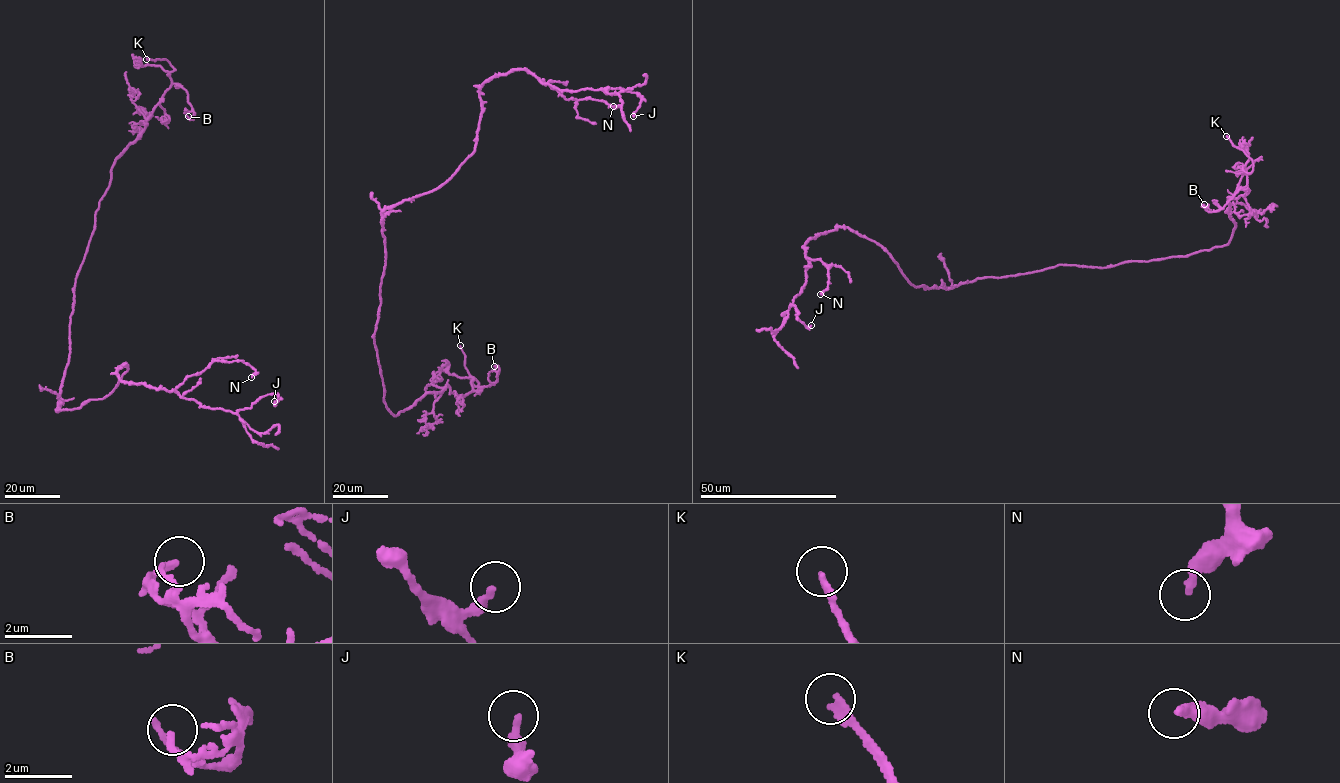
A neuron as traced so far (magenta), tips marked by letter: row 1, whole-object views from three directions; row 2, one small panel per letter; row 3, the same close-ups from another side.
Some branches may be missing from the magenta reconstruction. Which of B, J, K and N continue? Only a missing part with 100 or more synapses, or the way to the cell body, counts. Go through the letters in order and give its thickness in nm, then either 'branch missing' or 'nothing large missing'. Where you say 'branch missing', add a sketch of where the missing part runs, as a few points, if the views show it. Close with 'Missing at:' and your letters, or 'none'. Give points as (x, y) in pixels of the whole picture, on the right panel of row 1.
B: calibre 200 nm; nothing large missing
J: calibre 280 nm; nothing large missing
K: calibre 240 nm; branch missing; course (1226, 136), (1216, 135), (1208, 128), (1205, 117), (1207, 94), (1200, 77)
N: calibre 260 nm; nothing large missing
Missing at: K

